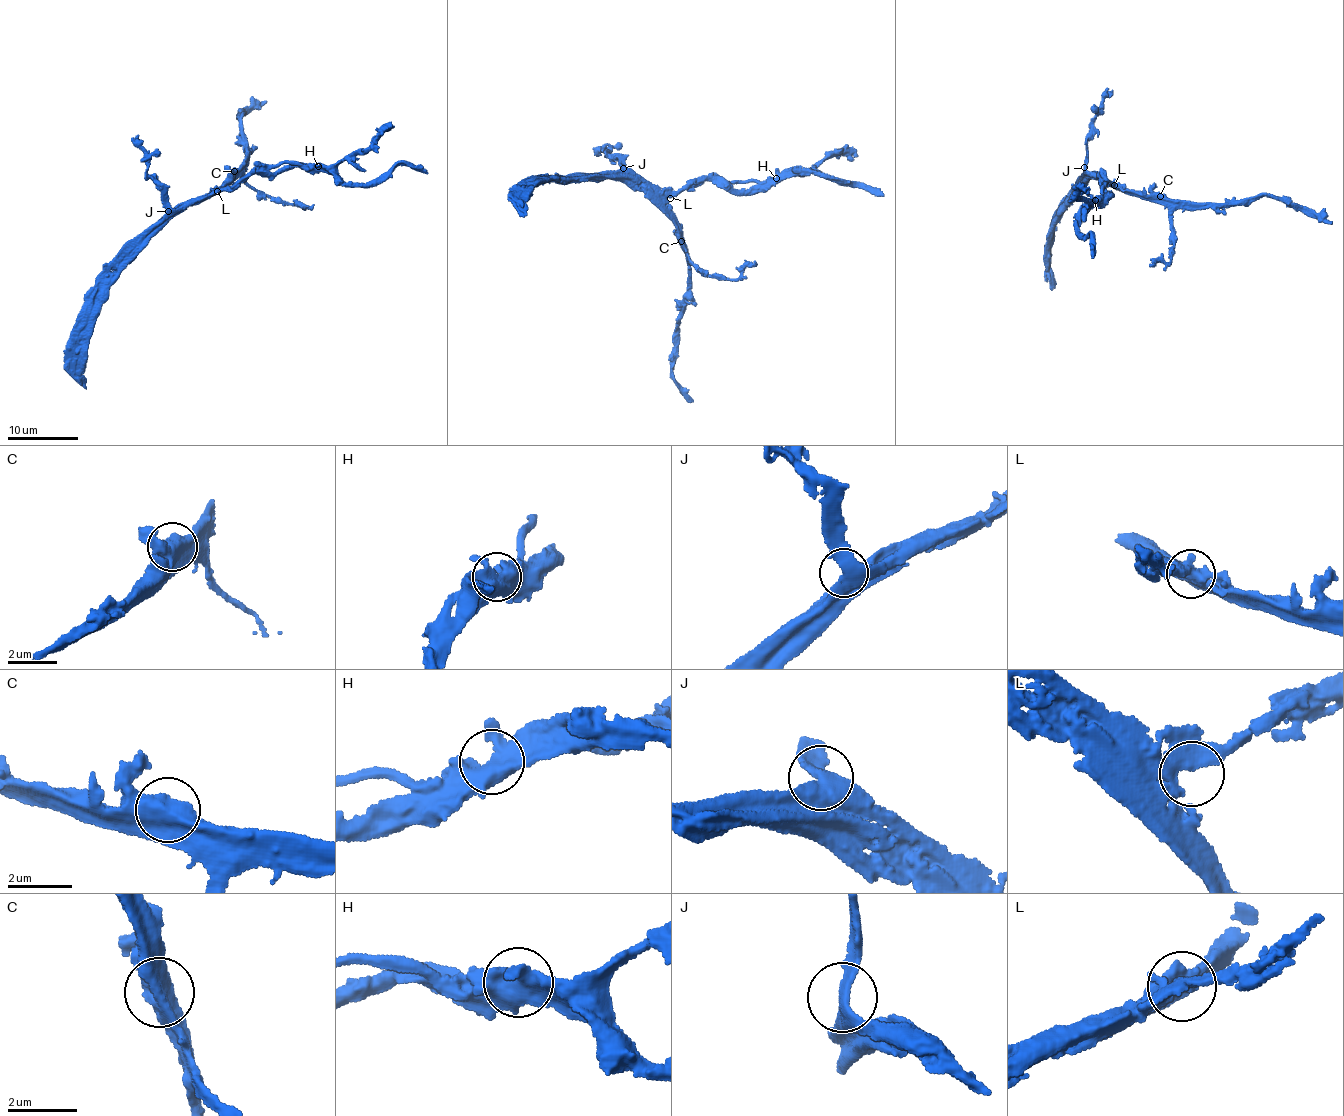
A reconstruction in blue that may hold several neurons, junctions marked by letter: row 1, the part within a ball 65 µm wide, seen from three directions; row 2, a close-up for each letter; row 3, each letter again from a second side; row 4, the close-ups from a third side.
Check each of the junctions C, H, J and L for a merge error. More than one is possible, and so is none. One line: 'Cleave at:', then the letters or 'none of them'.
Cleave at: none of them

